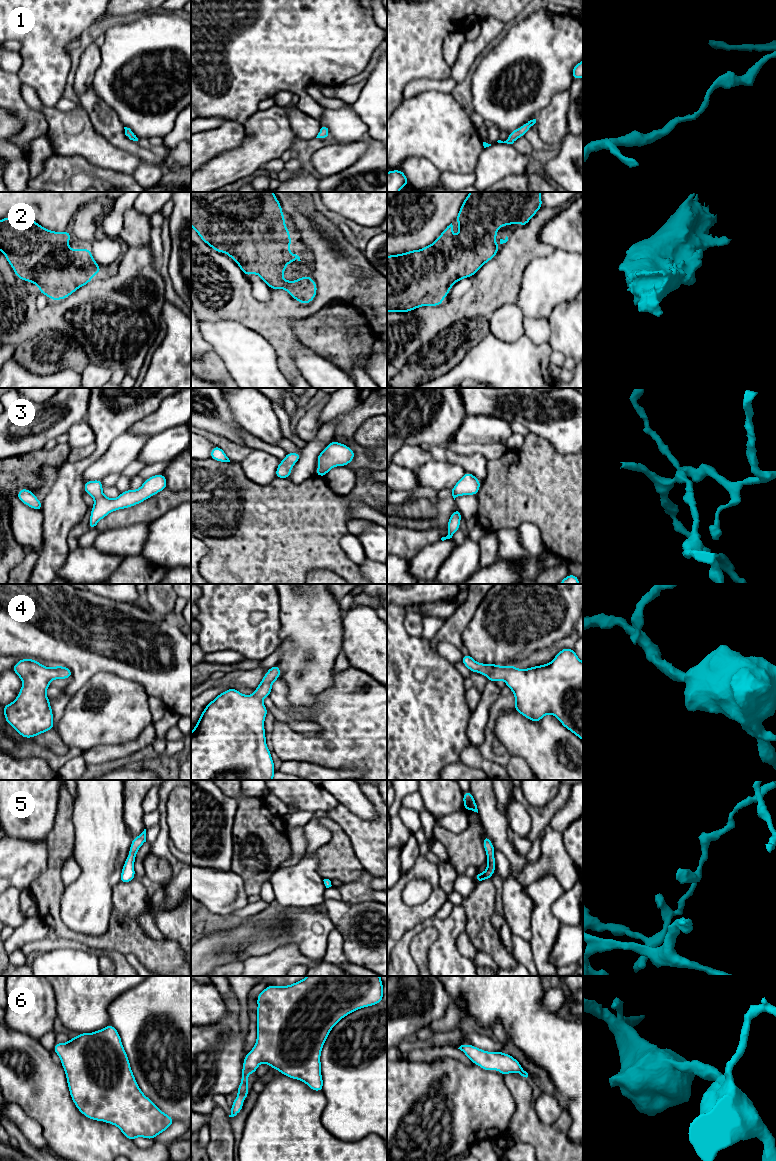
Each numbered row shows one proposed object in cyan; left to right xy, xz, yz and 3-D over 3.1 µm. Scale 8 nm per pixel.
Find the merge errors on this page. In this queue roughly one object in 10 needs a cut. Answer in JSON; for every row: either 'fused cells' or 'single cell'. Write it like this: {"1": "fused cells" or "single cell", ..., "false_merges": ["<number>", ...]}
{"1": "single cell", "2": "single cell", "3": "single cell", "4": "single cell", "5": "single cell", "6": "single cell", "false_merges": []}

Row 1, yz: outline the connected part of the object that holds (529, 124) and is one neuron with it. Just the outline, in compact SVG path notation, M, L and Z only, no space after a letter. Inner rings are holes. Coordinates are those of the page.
M536 119L530 120L522 125L520 128L513 130L510 132L509 137L506 141L498 140L498 143L507 143L513 144L518 138L524 136L524 134L536 123Z

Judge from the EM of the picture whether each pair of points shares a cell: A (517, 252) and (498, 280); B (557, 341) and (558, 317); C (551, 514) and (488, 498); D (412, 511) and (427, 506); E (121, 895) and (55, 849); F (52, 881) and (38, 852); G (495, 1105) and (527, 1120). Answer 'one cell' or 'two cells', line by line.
A: one cell
B: one cell
C: one cell
D: one cell
E: one cell
F: two cells
G: two cells

